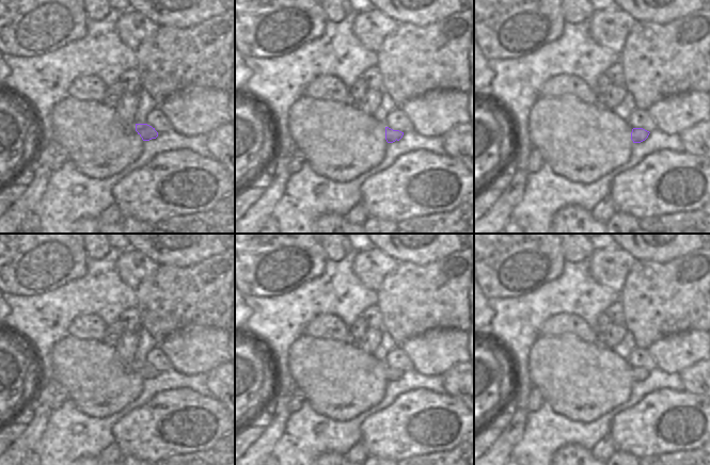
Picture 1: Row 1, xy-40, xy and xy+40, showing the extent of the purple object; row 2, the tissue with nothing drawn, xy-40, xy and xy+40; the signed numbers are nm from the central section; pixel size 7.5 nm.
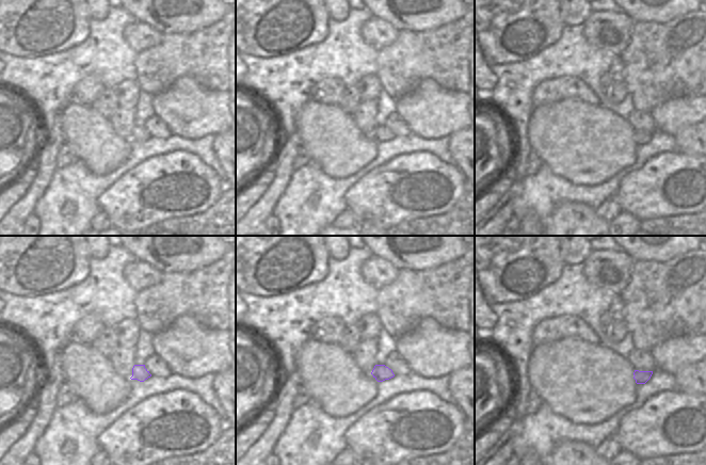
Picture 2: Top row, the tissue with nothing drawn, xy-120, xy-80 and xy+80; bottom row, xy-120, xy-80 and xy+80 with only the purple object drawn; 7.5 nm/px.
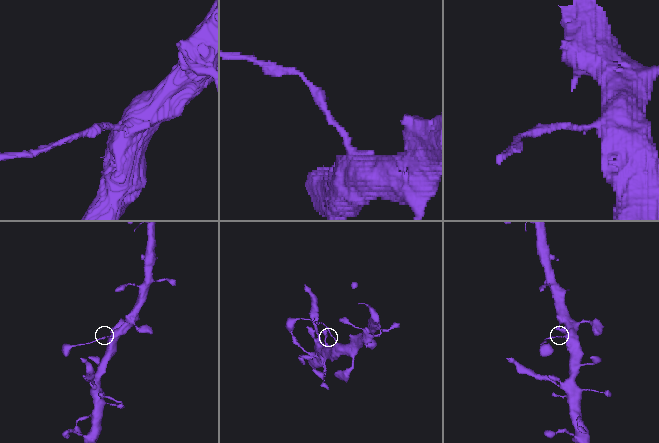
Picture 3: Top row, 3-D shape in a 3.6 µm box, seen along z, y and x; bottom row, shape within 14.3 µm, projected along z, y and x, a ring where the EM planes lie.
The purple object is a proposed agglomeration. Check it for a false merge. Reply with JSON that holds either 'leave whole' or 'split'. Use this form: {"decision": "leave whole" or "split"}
{"decision": "split"}

